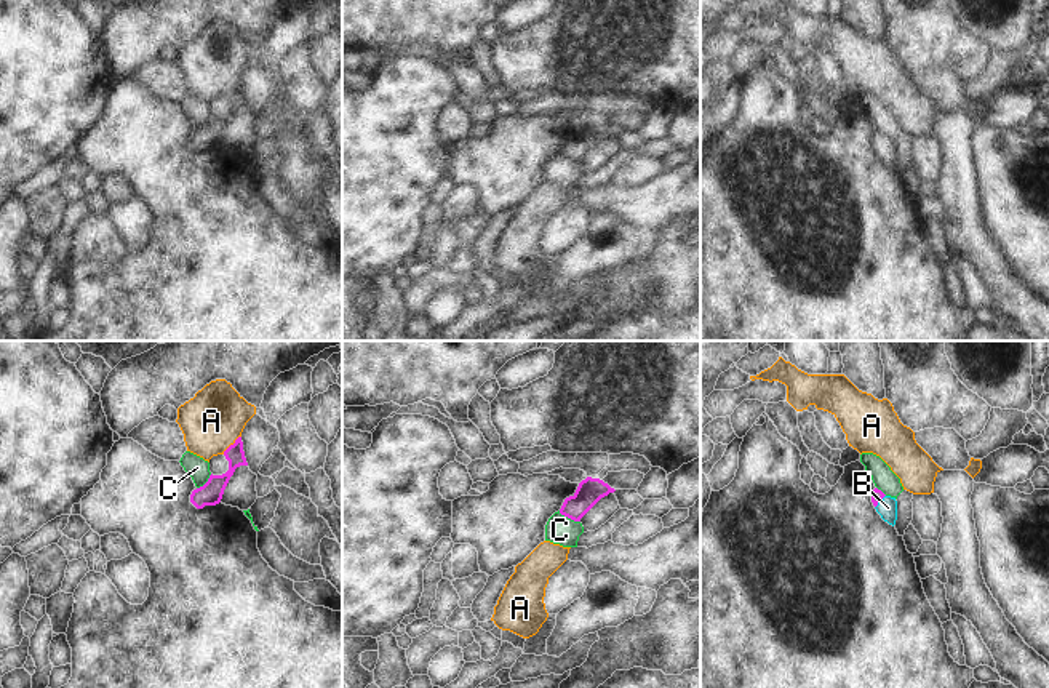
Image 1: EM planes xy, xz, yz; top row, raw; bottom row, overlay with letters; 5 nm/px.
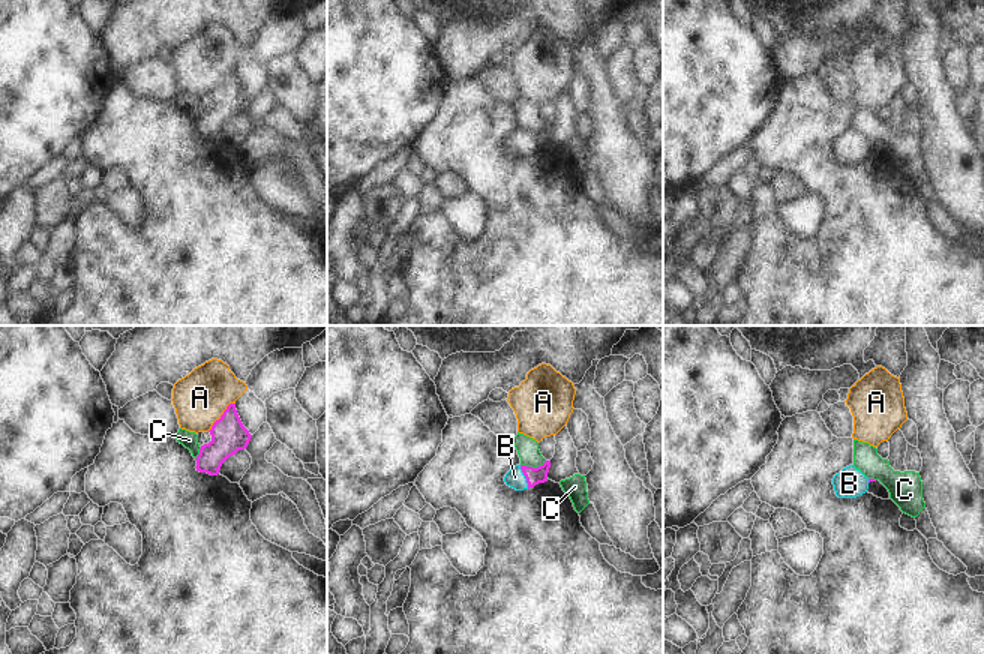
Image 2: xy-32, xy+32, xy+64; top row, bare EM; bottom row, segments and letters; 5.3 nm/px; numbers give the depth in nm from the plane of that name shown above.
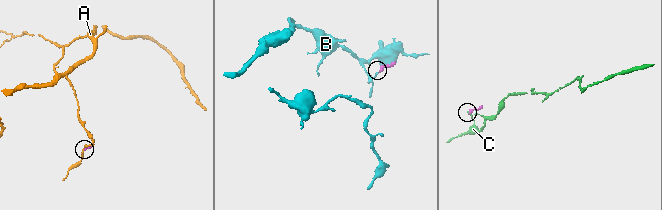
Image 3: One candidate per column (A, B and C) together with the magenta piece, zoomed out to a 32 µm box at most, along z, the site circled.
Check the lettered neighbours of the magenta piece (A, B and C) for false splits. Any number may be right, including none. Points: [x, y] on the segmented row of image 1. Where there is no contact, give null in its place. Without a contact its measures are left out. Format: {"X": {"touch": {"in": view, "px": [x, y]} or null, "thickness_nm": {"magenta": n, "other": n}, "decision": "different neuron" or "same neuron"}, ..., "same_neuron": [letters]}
{"A": {"touch": {"in": "xy", "px": [231, 445]}, "thickness_nm": {"magenta": 110, "other": 300}, "decision": "different neuron"}, "B": {"touch": {"in": "yz", "px": [880, 500]}, "thickness_nm": {"magenta": 60, "other": 100}, "decision": "same neuron"}, "C": {"touch": {"in": "xz", "px": [570, 517]}, "thickness_nm": {"magenta": 130, "other": 140}, "decision": "different neuron"}, "same_neuron": ["B"]}

